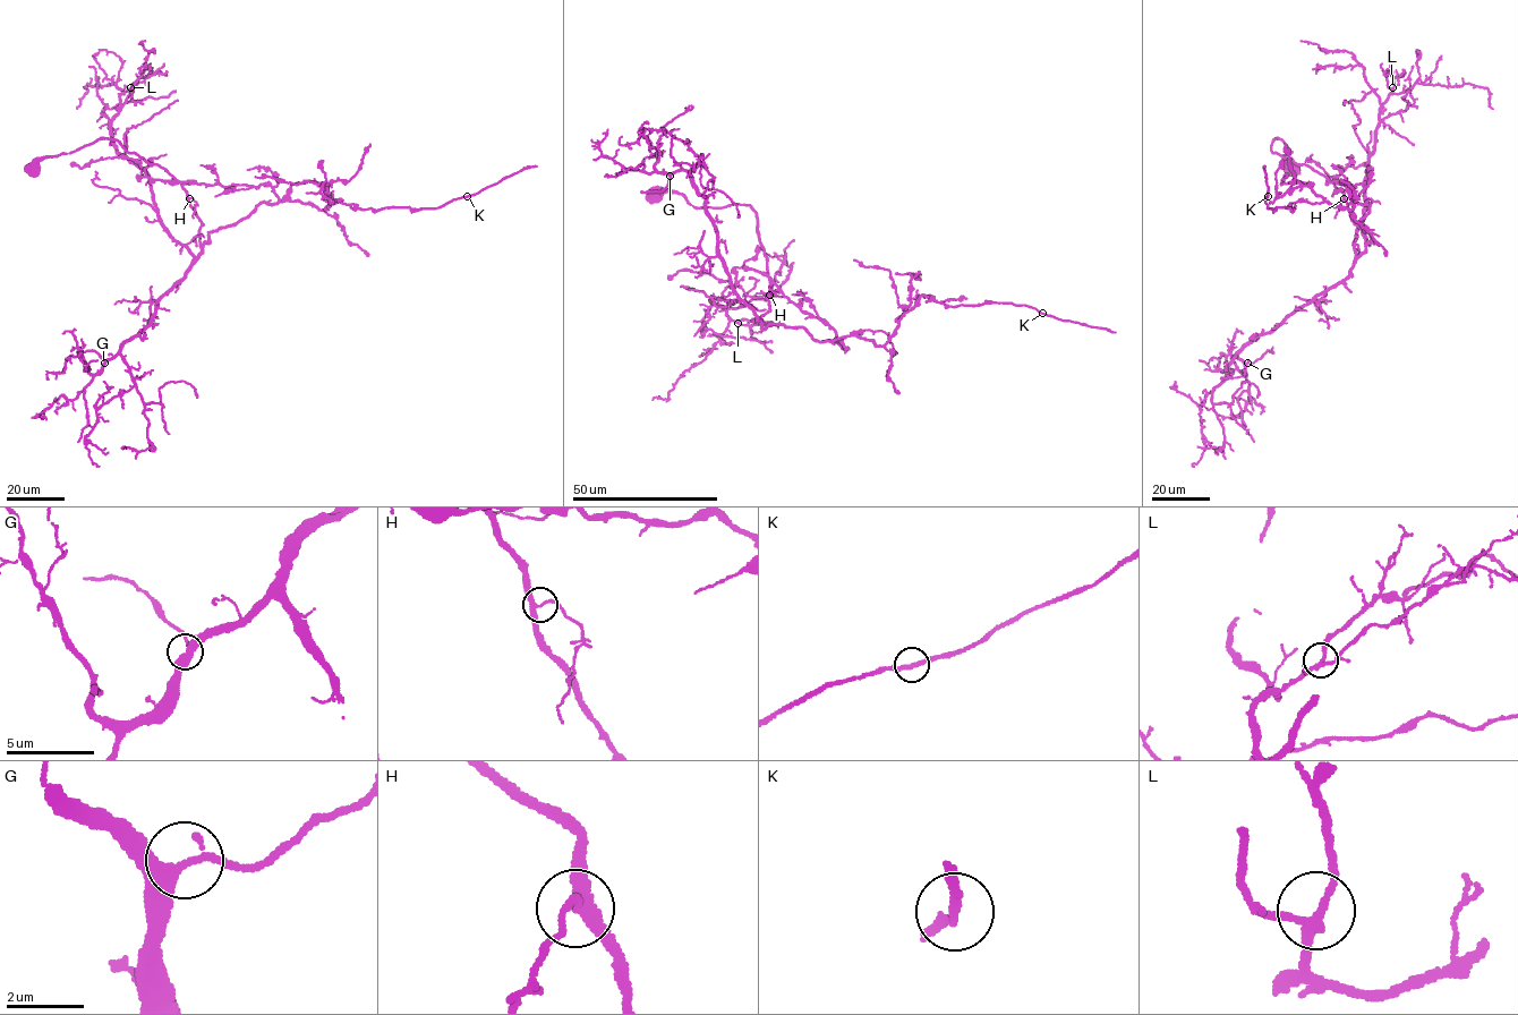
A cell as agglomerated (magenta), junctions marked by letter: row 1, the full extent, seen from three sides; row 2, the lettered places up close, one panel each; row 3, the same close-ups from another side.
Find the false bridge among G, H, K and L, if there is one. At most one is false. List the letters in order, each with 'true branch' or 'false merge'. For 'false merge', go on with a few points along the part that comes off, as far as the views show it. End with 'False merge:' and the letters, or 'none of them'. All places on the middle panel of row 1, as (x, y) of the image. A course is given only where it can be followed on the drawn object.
G: true branch
H: true branch
K: true branch
L: true branch
False merge: none of them

